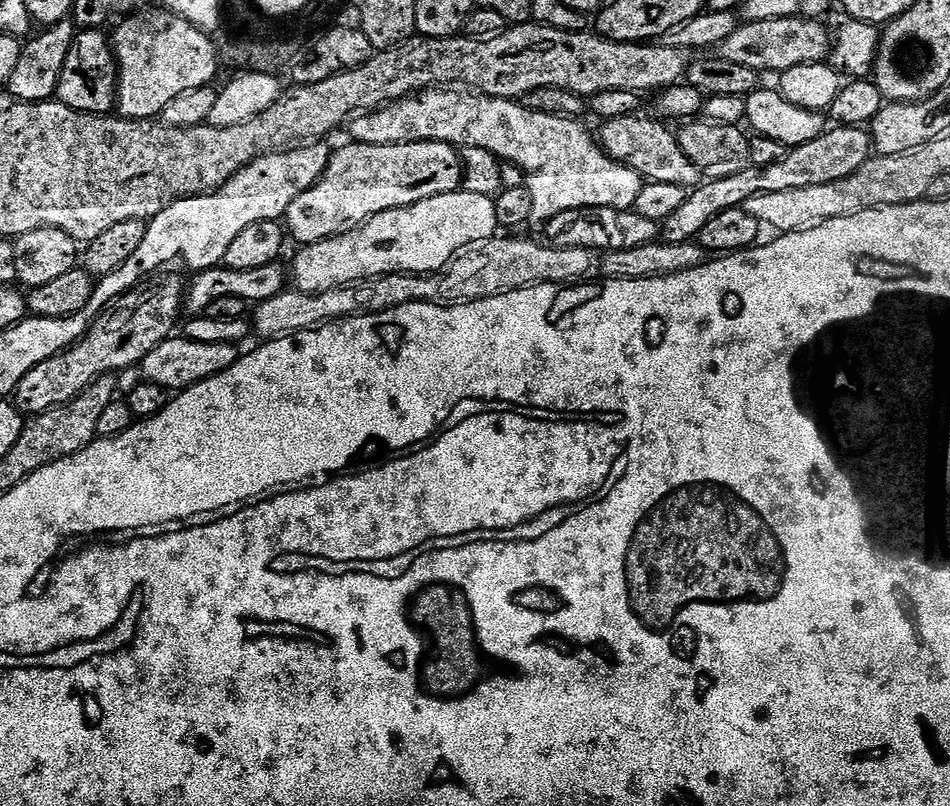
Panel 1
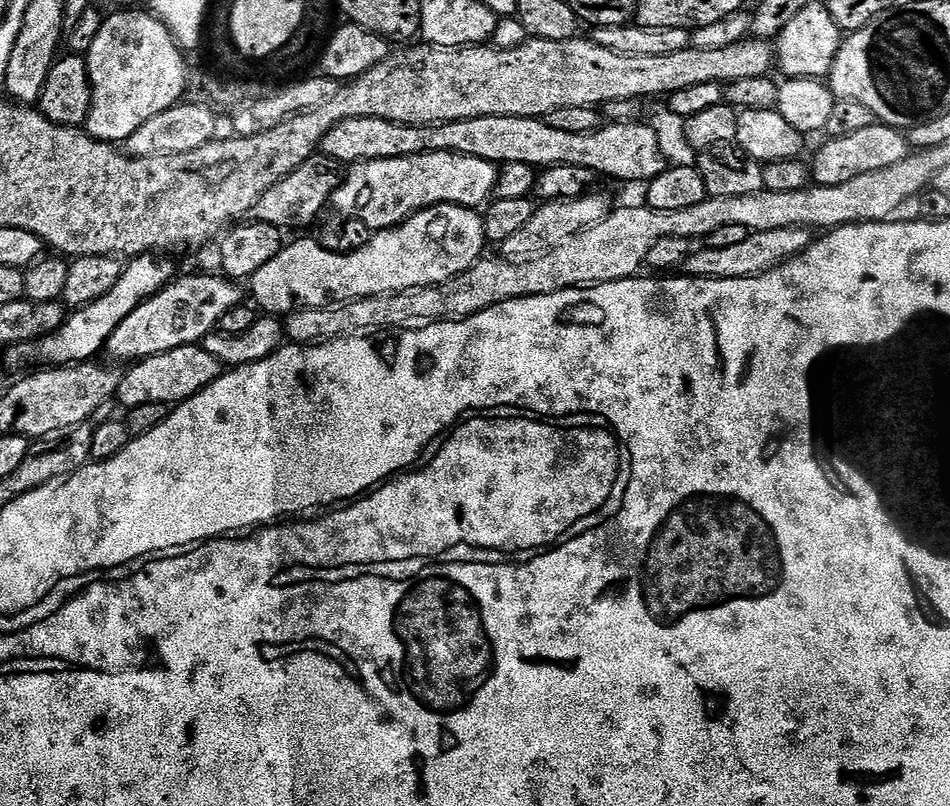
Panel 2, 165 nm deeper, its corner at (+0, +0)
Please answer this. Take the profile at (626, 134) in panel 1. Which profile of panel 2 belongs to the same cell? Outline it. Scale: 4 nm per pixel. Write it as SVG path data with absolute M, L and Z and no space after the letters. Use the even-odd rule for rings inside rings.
M483 116L469 120L452 120L449 124L395 124L382 118L346 118L322 138L319 151L336 160L342 166L359 164L361 160L385 160L403 156L421 156L427 152L457 152L463 156L473 156L501 165L510 162L526 162L533 168L552 168L556 164L582 166L597 177L613 176L616 180L653 180L666 167L664 148L656 137L656 132L645 122L608 122L597 132L590 134L566 134L566 130L554 130L543 119L531 116Z

